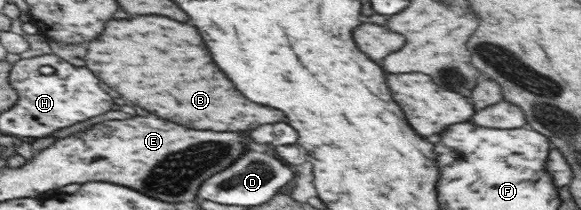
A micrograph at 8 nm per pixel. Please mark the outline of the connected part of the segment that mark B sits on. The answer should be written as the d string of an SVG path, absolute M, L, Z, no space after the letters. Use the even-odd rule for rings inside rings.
M137 16L137 18L131 18L131 20L109 20L107 22L107 28L103 30L103 34L97 40L86 44L86 46L89 46L89 52L86 54L86 67L89 70L93 70L99 76L99 80L103 80L111 88L115 88L127 102L131 102L135 106L141 106L141 108L157 114L159 118L167 118L167 120L171 120L175 124L183 124L183 126L189 126L189 128L195 128L195 130L215 130L215 132L239 132L239 130L253 130L253 128L257 128L261 124L285 122L283 112L279 112L275 108L263 108L259 104L253 104L249 100L243 100L243 94L239 90L235 90L235 86L227 80L227 76L223 76L223 72L213 64L211 54L209 54L205 42L201 40L201 36L197 34L197 30L193 26L175 22L175 20L167 18L167 16Z

